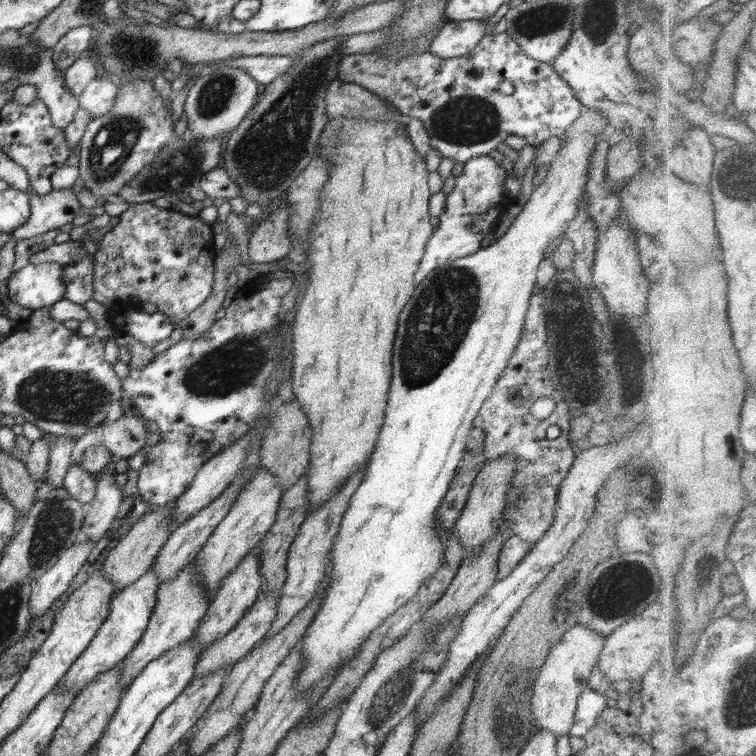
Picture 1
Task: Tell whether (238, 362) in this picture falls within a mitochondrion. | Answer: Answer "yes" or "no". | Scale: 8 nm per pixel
yes

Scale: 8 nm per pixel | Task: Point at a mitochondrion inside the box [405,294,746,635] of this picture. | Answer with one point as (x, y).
(616, 596)

